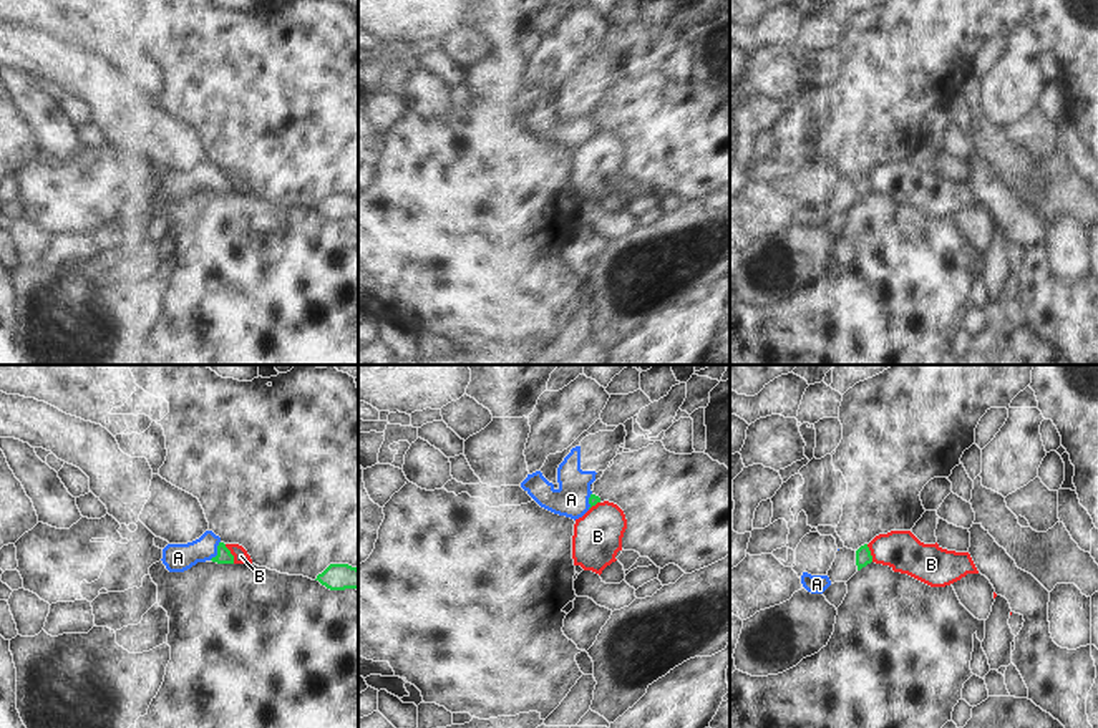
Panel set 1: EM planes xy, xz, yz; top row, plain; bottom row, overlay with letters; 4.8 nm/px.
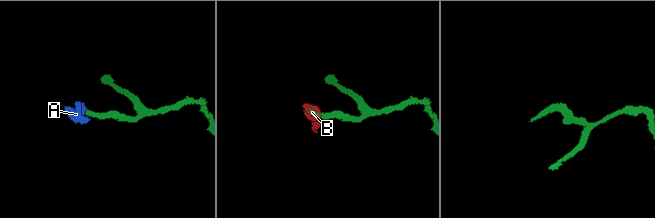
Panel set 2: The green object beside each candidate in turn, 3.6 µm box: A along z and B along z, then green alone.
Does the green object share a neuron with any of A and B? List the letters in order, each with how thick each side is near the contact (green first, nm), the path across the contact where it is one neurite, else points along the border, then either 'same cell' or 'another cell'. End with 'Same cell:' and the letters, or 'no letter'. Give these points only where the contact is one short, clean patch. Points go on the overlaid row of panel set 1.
A: 70 nm thick on the green side, 140 nm on the other; runs through xy (224, 556), (218, 551), (194, 551), (178, 558); same cell
B: 70 nm thick on the green side, 70 nm on the other; border along xy (224, 544), (234, 562); another cell
Same cell: A

